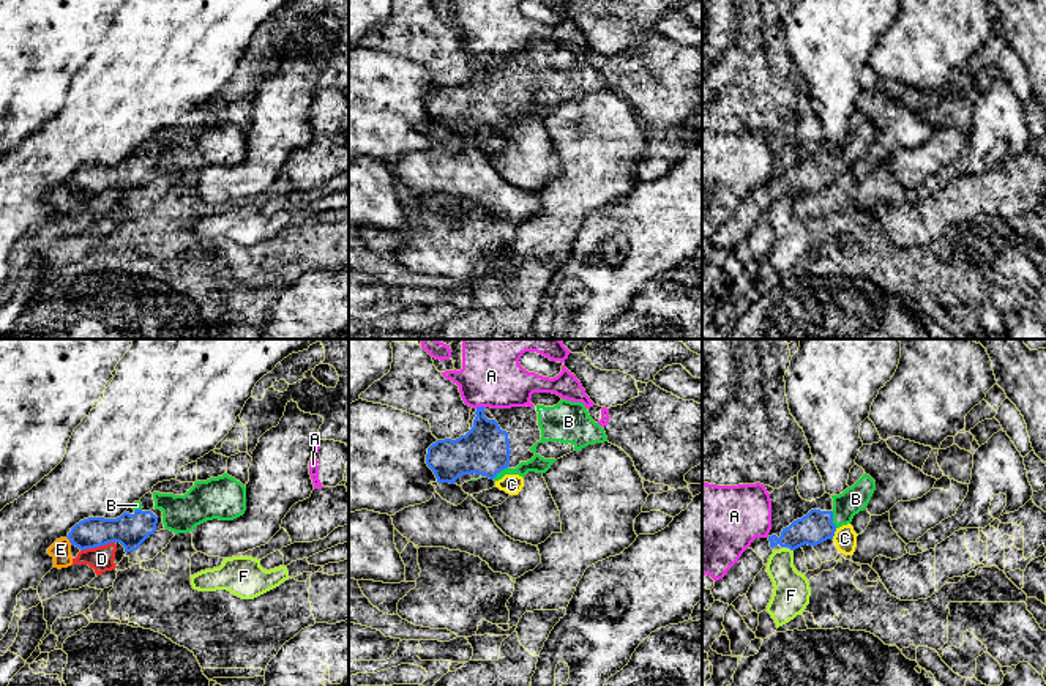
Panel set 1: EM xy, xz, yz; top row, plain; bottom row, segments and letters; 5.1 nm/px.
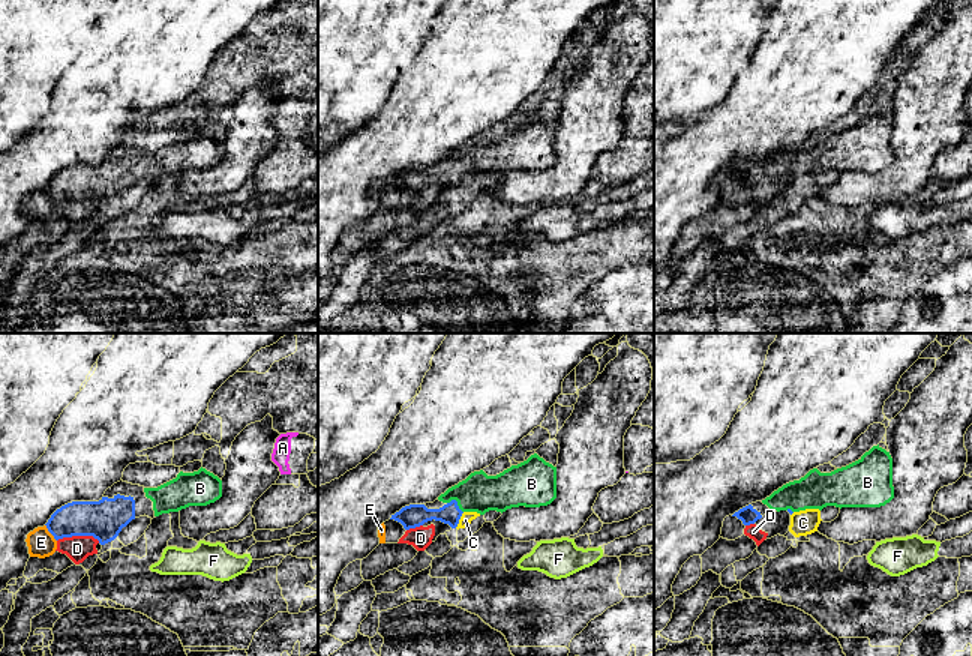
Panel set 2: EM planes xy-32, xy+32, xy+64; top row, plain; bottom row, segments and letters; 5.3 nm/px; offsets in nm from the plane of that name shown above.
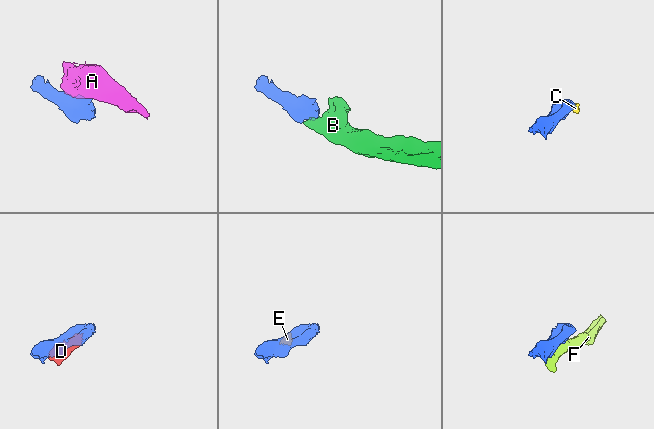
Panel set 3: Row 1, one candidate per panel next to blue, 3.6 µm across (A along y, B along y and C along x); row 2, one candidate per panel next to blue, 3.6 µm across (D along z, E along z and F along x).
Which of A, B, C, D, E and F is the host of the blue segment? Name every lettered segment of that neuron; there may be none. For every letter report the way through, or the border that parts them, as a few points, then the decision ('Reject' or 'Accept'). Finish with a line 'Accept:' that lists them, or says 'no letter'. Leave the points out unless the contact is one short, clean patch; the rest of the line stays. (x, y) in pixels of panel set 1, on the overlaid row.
A: Boundary: xz (475, 407), (485, 407). Reject
B: Path across: yz (816, 527), (832, 519), (855, 499). Accept
C: Boundary: yz (836, 529), (832, 538). Reject
D: Reject
E: Boundary: xy (67, 536), (71, 544). Reject
F: Boundary: yz (789, 548), (792, 551). Reject
Accept: B

